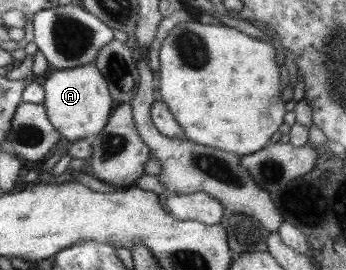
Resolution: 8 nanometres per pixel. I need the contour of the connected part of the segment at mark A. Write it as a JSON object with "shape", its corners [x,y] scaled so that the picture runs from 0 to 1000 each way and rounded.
{"shape":[[[251,237],[162,259],[121,296],[121,319],[127,370],[118,385],[145,452],[182,507],[217,526],[260,515],[298,485],[327,411],[327,363],[312,333],[312,300],[277,244]]]}

